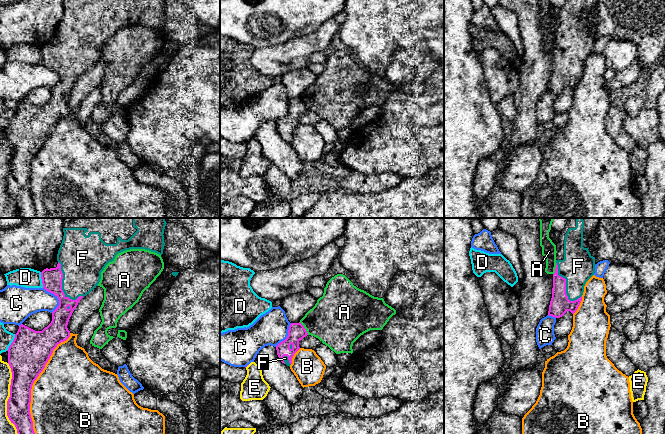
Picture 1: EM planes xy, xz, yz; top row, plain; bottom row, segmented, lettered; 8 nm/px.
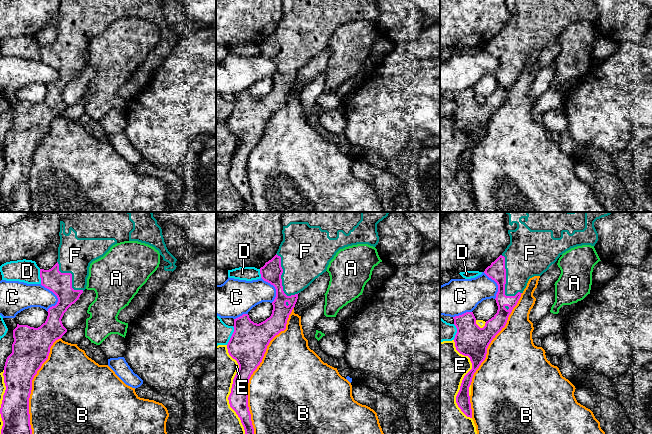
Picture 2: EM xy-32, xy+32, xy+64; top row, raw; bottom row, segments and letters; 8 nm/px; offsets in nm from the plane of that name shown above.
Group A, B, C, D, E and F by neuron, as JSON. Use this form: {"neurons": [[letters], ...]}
{"neurons": [["A"], ["B"], ["C"], ["D"], ["E"], ["F"]]}

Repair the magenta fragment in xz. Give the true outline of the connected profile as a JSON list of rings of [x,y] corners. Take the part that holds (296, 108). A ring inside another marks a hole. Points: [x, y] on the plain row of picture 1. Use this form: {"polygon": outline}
{"polygon": [[[291,99],[287,114],[276,122],[280,137],[290,143],[294,130],[300,125],[299,117],[308,111],[304,102],[299,99]]]}

